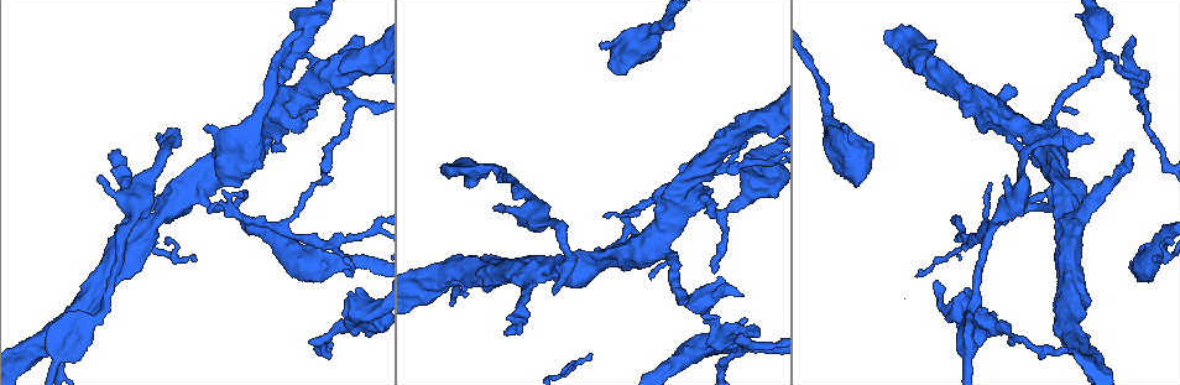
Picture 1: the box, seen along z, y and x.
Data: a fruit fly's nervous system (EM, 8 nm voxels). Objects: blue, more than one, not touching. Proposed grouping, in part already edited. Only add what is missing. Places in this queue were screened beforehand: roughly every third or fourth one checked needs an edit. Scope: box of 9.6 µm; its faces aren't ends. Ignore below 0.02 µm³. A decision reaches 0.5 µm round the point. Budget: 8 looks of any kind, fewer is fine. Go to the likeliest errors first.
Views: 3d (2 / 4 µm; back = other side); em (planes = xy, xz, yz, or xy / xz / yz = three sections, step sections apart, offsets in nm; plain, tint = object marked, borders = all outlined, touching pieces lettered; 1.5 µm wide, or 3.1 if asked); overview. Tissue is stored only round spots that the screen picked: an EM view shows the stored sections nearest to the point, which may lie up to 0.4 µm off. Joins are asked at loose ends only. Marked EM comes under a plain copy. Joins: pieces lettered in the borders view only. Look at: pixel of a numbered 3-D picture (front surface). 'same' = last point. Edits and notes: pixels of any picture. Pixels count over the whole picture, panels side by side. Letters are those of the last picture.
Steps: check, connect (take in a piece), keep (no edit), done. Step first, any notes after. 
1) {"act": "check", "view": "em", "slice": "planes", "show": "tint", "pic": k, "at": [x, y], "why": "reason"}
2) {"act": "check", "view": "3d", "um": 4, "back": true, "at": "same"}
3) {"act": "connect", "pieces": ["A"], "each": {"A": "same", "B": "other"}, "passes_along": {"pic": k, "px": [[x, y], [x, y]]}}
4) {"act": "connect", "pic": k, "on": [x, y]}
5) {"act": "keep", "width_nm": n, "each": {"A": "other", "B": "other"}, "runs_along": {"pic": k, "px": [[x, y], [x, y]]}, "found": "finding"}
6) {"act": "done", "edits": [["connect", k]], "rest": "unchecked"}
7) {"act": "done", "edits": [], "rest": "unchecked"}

{"act": "check", "view": "3d", "um": 4, "pic": 1, "at": [157, 136], "why": "long arm stops here"}

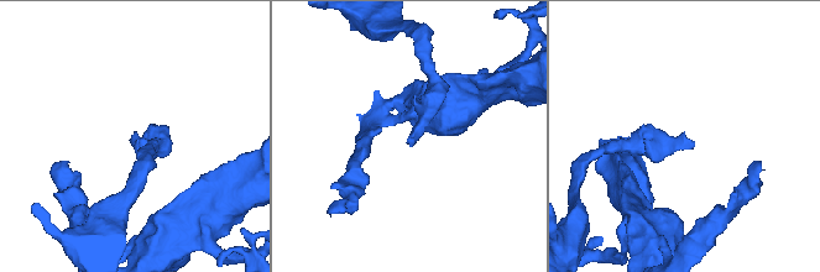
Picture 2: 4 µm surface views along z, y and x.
{"act": "check", "view": "em", "slice": "planes", "show": "borders", "pic": 2, "at": [693, 143], "why": "shape alone is not enough"}

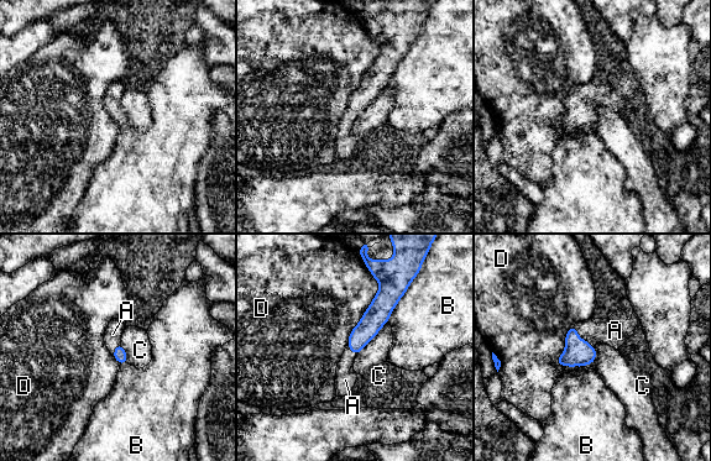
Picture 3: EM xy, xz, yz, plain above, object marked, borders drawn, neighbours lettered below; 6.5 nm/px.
{"act": "connect", "pieces": ["A"], "each": {"A": "same", "B": "other", "C": "other", "D": "other"}, "passes_along": {"pic": 3, "px": [[579, 352], [581, 339], [615, 330]]}, "found": "it goes on there"}

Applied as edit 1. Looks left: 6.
{"act": "check", "view": "3d", "um": 4, "pic": 1, "at": [599, 45], "why": "an open end"}

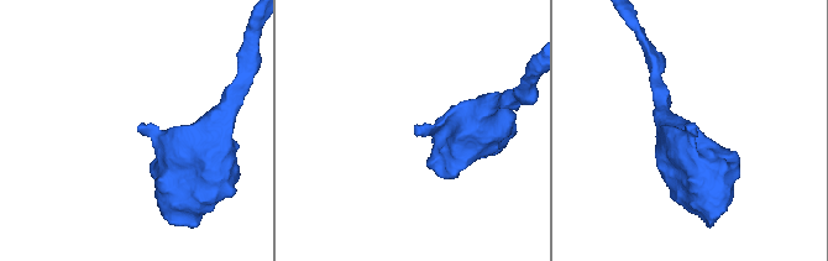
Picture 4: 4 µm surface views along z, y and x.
{"act": "check", "view": "em", "slice": "planes", "show": "borders", "pic": 4, "at": [687, 126]}

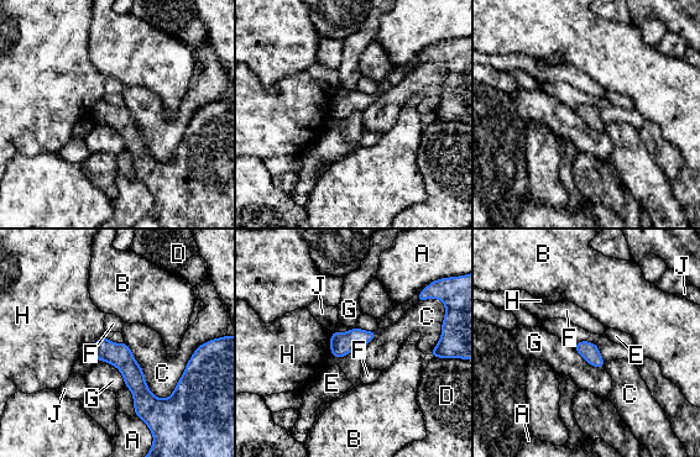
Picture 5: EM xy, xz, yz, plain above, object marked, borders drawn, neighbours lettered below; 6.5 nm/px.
{"act": "keep", "each": {"A": "other", "B": "other", "C": "other", "D": "other", "E": "other", "F": "other", "G": "other", "H": "other", "J": "other"}, "runs_along": {"pic": 5, "px": [[102, 341], [156, 409]]}, "found": "none of them fits"}

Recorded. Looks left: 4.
{"act": "check", "view": "3d", "um": 2, "pic": 1, "at": [606, 214], "why": "an open end"}

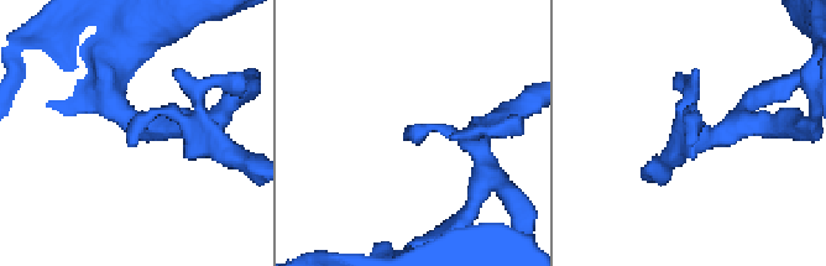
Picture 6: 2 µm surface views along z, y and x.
{"act": "check", "view": "em", "slice": "xy", "step": 8, "show": "borders", "pic": 6, "at": [127, 144], "why": "shape alone is not enough"}

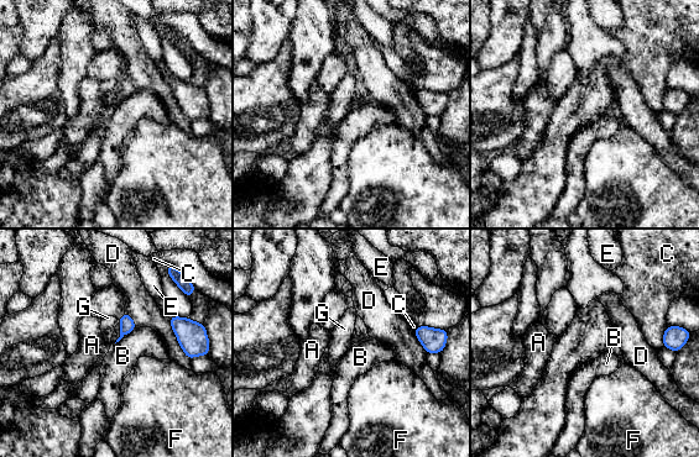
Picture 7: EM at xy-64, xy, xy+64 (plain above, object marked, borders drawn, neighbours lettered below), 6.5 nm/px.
{"act": "check", "view": "em", "slice": "planes", "show": "borders", "at": "same", "why": "cut it another way"}

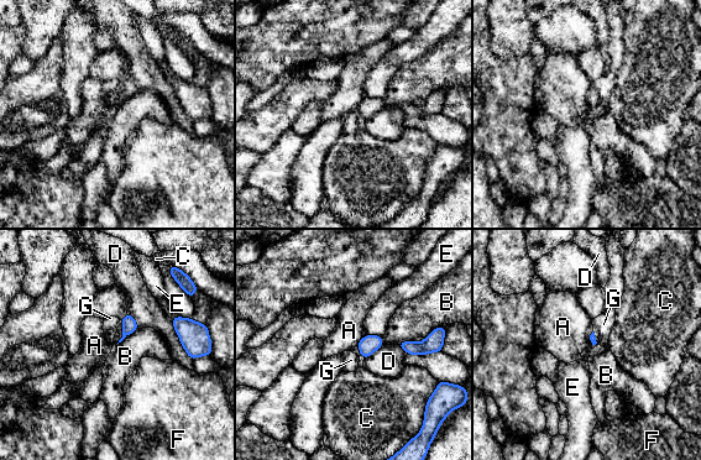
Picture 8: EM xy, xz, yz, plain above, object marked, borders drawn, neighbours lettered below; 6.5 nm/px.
{"act": "keep", "longest_contact_nm": ["D", 320], "each": {"A": "other", "B": "other", "C": "other", "D": "other", "E": "other", "F": "other", "G": "other"}, "border": {"pic": 8, "px": [[366, 334], [356, 345]]}, "found": "none of them fits"}

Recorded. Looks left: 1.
{"act": "done", "edits": [["connect", 3]], "rest": "unchecked"}

